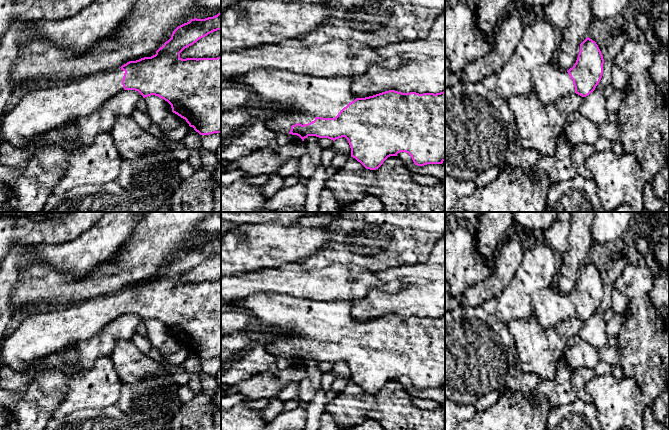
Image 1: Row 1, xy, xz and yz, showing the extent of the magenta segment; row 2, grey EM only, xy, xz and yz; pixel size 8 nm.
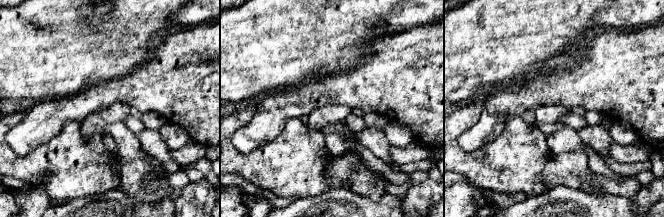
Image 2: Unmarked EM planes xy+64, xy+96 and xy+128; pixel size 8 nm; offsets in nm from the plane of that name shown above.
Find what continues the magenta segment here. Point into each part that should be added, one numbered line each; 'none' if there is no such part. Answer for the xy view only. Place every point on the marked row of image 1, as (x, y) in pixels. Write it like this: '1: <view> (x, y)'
1: xy (40, 110)

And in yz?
1: yz (550, 84)

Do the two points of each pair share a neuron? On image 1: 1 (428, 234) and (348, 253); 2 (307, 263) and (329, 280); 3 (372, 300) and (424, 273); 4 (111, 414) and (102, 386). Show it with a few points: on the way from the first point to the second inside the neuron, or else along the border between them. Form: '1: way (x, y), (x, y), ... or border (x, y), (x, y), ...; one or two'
1: way (408, 234), (392, 234), (377, 247), (368, 247); one
2: border (296, 262), (304, 268), (336, 264); two
3: way (385, 300), (398, 300), (412, 286); one
4: border (116, 403), (102, 408), (86, 409); two

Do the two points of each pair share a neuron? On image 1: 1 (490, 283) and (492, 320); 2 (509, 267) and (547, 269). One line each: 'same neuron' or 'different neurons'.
1: different neurons
2: different neurons

